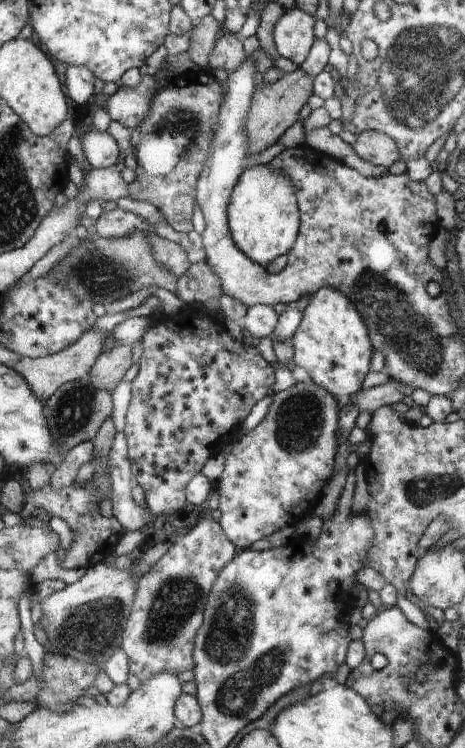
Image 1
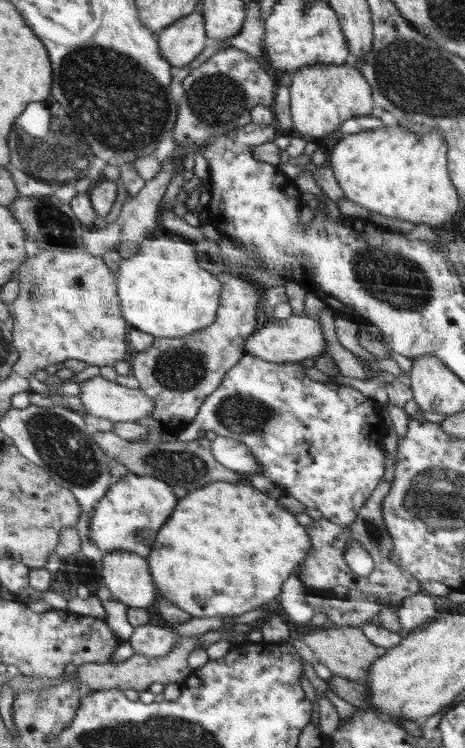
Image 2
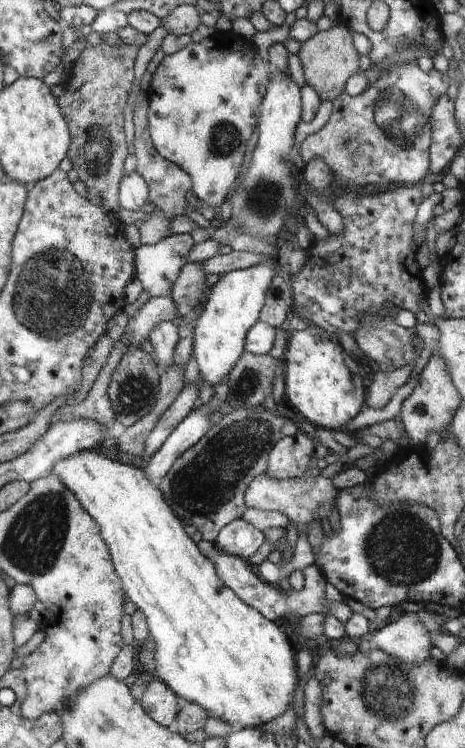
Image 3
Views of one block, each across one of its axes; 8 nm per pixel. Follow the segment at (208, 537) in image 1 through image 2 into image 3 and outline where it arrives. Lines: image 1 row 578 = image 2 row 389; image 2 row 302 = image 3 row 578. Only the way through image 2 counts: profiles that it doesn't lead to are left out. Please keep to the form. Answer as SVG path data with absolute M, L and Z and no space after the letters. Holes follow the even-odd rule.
M215 548L214 552L209 556L216 566L217 574L221 577L222 582L242 599L242 602L249 604L256 610L259 610L270 622L276 622L278 618L282 618L286 612L291 612L301 618L309 614L322 613L323 615L335 616L342 624L344 624L351 616L352 612L348 605L342 600L332 598L331 601L325 593L325 586L327 582L315 564L310 565L304 569L305 585L302 590L280 592L280 588L274 588L274 584L266 584L260 582L260 578L252 572L252 568L242 560L238 555L231 555L226 551Z

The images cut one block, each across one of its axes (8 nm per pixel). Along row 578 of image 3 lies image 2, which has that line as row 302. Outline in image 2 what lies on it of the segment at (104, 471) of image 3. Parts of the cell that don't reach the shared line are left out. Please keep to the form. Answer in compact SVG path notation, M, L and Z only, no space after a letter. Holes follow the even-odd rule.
M166 236L146 240L146 242L142 242L142 248L136 256L120 262L117 274L121 310L132 329L146 331L156 338L178 338L205 329L216 319L222 301L224 283L217 275L202 270L202 266L196 260L193 245L185 240L170 240Z

